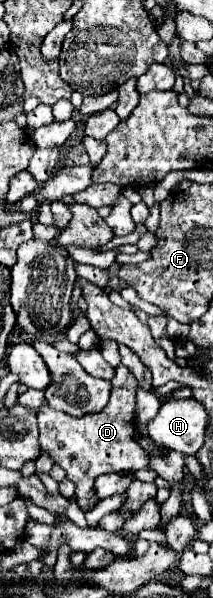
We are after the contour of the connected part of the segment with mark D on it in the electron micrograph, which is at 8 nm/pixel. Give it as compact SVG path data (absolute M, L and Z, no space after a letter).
M120 364L110 384L112 384L112 394L102 412L90 412L86 416L76 418L66 412L52 410L48 404L36 410L40 428L40 446L44 452L50 454L54 464L66 470L66 478L76 484L76 502L82 510L88 510L98 502L94 494L94 480L100 474L150 468L150 456L136 442L136 428L134 428L138 382L132 376L132 372Z

